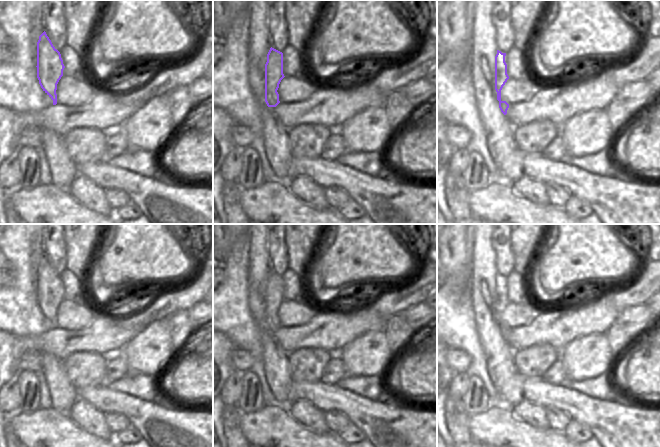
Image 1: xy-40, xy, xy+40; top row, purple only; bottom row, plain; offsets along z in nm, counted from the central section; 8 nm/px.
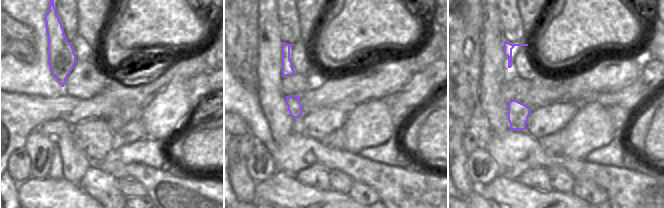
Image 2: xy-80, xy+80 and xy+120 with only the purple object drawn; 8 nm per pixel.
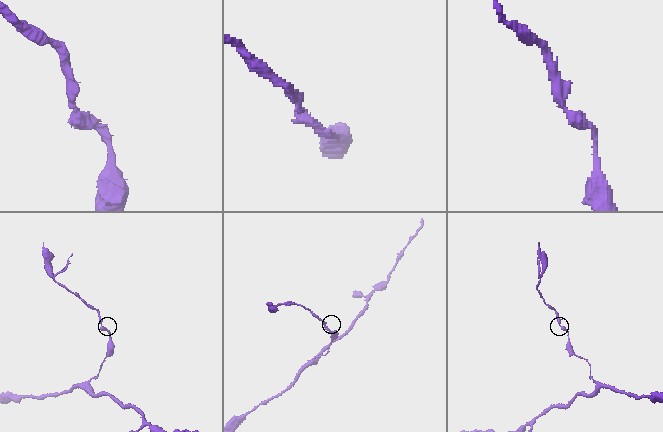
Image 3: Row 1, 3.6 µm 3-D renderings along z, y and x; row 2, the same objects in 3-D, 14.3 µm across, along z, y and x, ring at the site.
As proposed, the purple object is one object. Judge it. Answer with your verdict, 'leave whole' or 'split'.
leave whole

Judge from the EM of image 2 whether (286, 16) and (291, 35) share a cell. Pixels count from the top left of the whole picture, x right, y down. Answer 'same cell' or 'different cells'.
same cell

